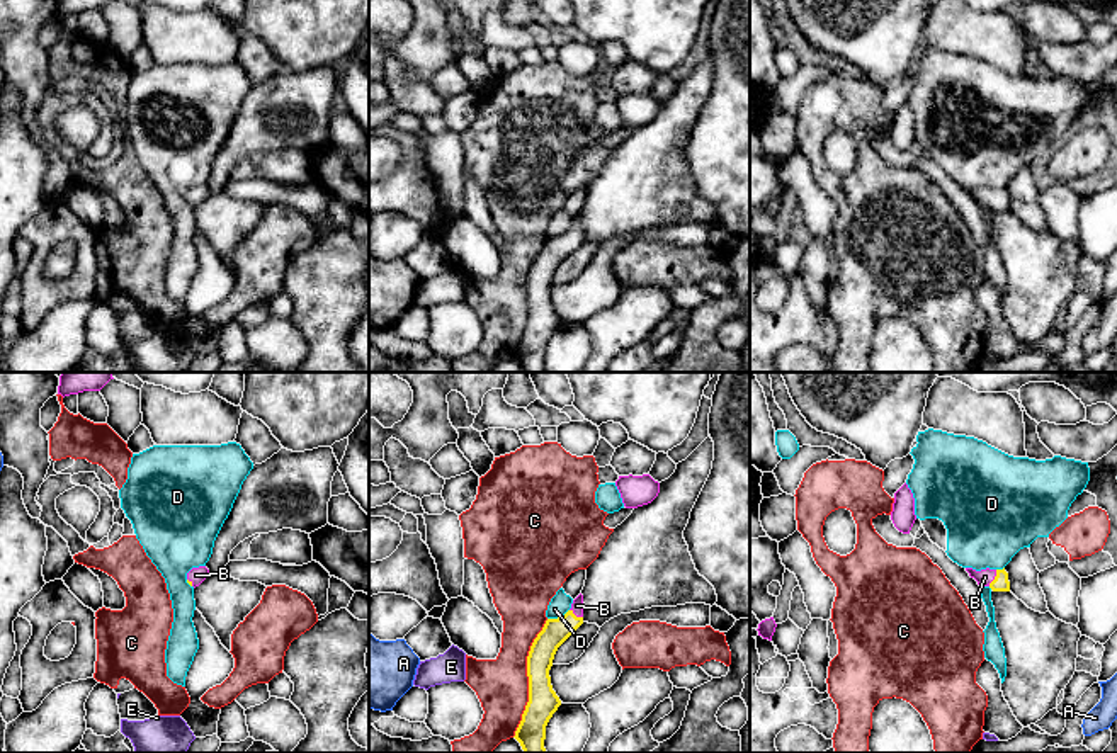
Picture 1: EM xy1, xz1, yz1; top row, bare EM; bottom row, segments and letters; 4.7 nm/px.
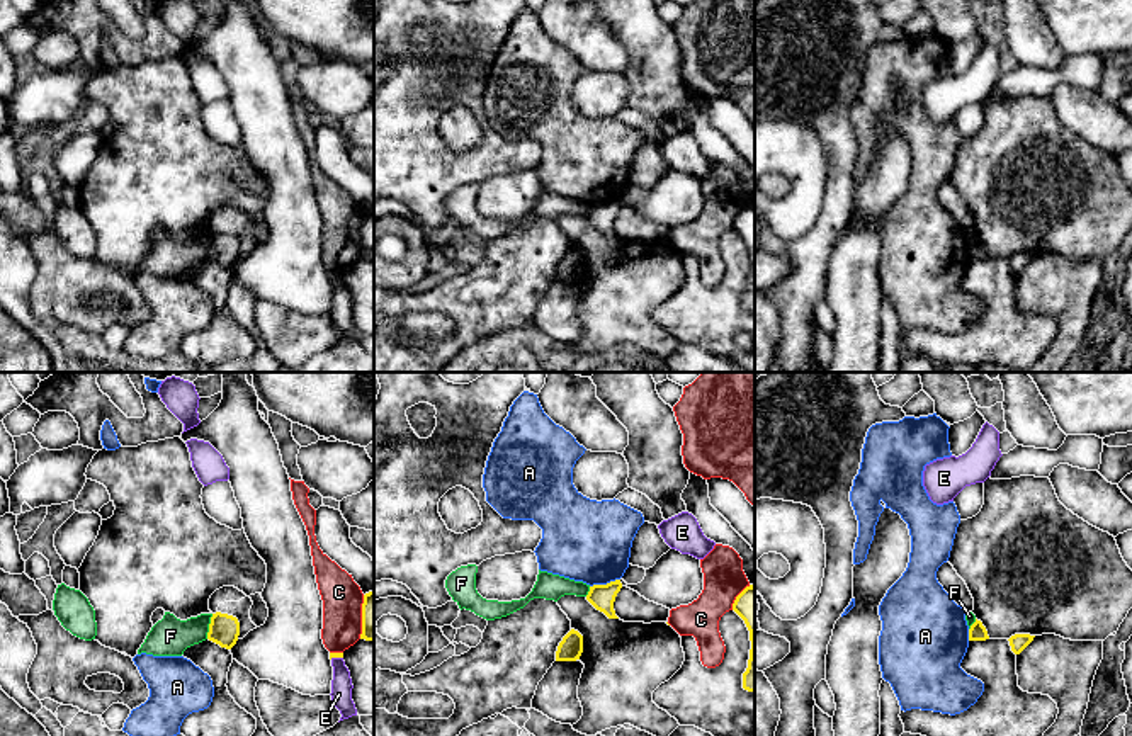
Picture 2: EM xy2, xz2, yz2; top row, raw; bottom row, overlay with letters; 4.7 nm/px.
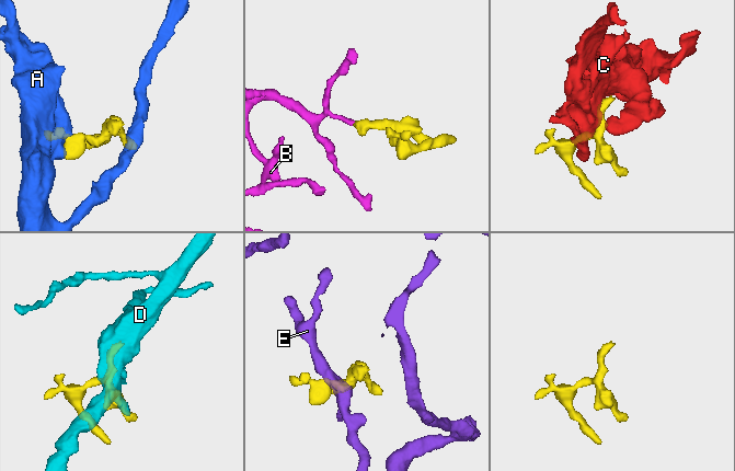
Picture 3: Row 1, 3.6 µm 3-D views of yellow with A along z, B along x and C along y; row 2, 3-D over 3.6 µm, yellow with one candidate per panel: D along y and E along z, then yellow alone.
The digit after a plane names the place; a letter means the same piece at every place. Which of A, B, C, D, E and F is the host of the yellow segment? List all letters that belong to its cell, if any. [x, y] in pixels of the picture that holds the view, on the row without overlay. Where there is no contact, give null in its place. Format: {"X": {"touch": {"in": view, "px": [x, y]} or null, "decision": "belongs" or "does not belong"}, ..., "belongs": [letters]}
{"A": {"touch": {"in": "xz2", "px": [604, 204]}, "decision": "does not belong"}, "B": {"touch": {"in": "yz1", "px": [995, 198]}, "decision": "belongs"}, "C": {"touch": {"in": "xz1", "px": [529, 298]}, "decision": "does not belong"}, "D": {"touch": {"in": "xz1", "px": [558, 237]}, "decision": "does not belong"}, "E": {"touch": {"in": "xy2", "px": [335, 276]}, "decision": "does not belong"}, "F": {"touch": {"in": "xy2", "px": [209, 245]}, "decision": "does not belong"}, "belongs": ["B"]}

